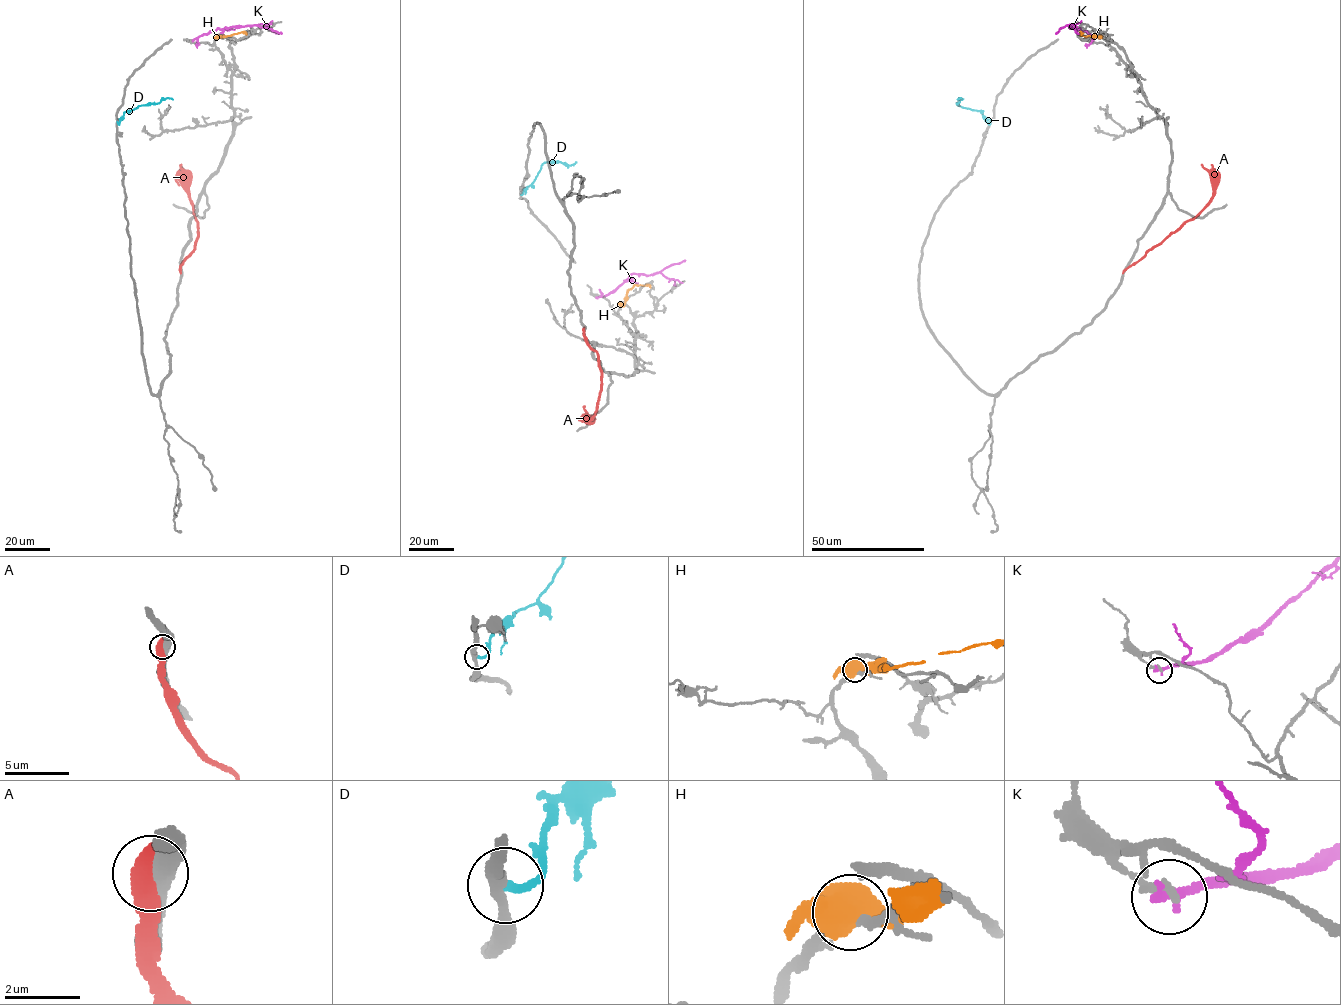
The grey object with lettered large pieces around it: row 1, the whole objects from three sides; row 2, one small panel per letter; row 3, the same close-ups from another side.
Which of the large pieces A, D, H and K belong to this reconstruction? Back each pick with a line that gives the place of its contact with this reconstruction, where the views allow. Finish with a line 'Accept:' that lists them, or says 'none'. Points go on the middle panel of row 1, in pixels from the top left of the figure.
Accept: none

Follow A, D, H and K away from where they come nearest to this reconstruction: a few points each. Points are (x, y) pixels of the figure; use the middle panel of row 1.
A: (583, 329), (586, 342), (597, 353), (601, 371), (600, 396), (591, 417), (585, 406)
D: (520, 194), (531, 184), (544, 163), (561, 162), (570, 165), (576, 162)
H: (621, 305), (627, 292), (635, 284), (650, 287)
K: (596, 298), (614, 291), (632, 274), (660, 272), (682, 283)

